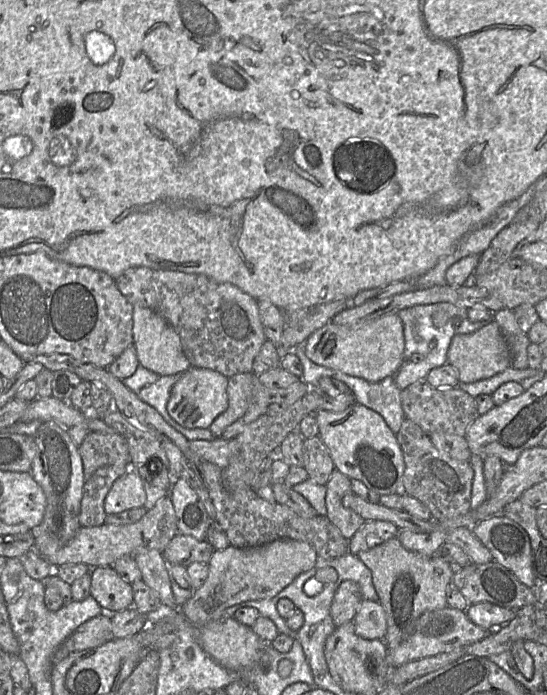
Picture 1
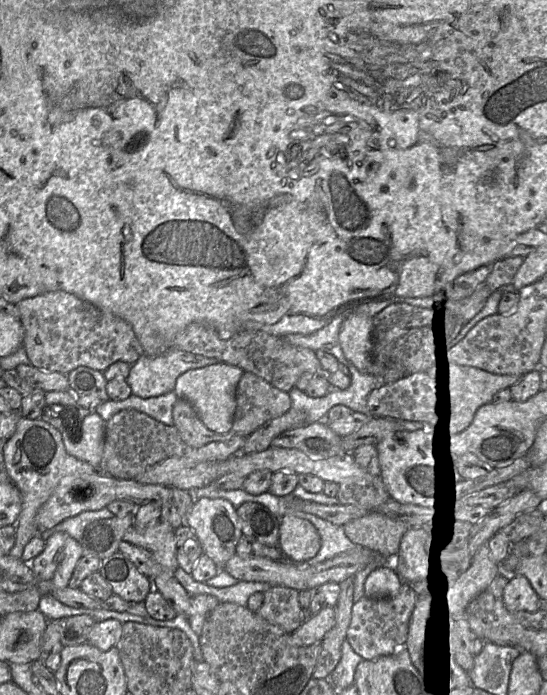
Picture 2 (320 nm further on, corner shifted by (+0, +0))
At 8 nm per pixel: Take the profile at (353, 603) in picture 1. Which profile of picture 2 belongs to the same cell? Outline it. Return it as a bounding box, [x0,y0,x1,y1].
[290,606,334,646]

